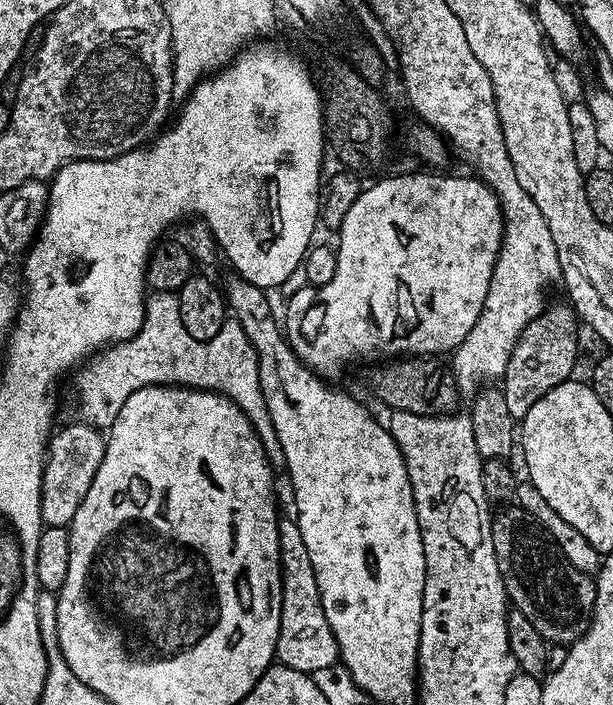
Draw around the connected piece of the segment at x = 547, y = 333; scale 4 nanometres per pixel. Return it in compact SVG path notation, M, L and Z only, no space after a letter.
M567 303L564 304L556 304L553 308L552 305L545 307L538 318L531 320L522 330L510 358L503 365L502 391L506 406L517 422L526 418L530 406L534 406L542 394L550 394L554 386L573 379L576 355L580 352L580 344L576 341L578 317Z

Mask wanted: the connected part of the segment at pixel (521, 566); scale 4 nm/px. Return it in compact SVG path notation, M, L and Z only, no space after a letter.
M519 506L504 511L508 510L490 524L504 591L514 607L530 618L534 630L538 630L545 642L552 646L570 646L584 636L592 624L596 581L564 559L562 550L535 517Z

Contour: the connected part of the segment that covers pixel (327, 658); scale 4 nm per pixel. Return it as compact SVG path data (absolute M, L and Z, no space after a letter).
M281 519L278 526L280 542L280 577L282 578L282 614L276 643L275 659L285 668L311 674L314 670L326 670L337 663L340 651L338 642L326 622L326 610L322 610L322 598L318 590L318 578L314 574L314 562L302 542L302 530L295 519Z

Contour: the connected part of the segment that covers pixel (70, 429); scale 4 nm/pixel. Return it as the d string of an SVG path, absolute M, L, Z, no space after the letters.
M75 423L53 431L44 458L42 518L50 528L67 528L72 523L74 514L78 514L78 506L82 506L82 498L90 491L94 474L98 474L98 466L102 466L105 433L92 424Z

